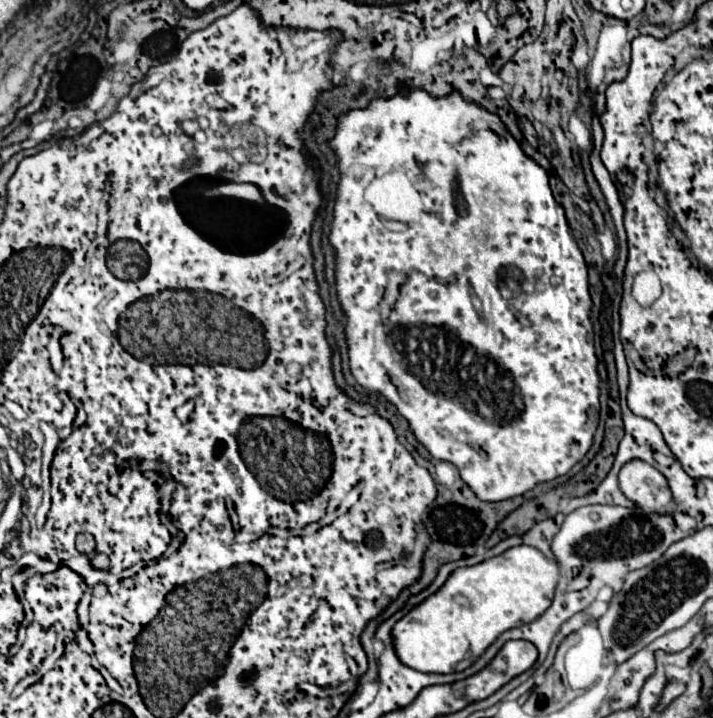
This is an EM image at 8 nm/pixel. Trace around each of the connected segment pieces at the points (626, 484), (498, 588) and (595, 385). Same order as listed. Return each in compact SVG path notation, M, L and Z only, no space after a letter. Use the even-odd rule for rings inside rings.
M641 459L627 461L619 471L619 487L627 499L647 511L665 511L671 505L667 479Z
M519 545L473 567L455 569L445 585L415 605L391 629L399 661L423 673L455 673L467 669L507 629L543 615L555 595L559 567L539 549Z
M399 83L399 91L391 97L375 97L369 101L369 105L365 109L351 109L343 115L337 117L337 131L333 135L333 139L327 141L329 147L333 149L333 153L337 155L337 169L339 169L339 183L337 183L337 195L335 195L335 205L333 205L333 221L331 221L331 233L329 233L329 243L335 249L335 289L337 289L337 301L341 305L343 315L347 317L347 325L345 325L345 339L347 339L347 351L349 351L349 371L355 377L355 381L367 389L367 391L375 391L379 395L383 395L389 403L393 403L397 407L397 411L407 419L413 435L417 437L417 441L435 457L441 461L449 461L453 463L459 473L461 479L471 487L471 491L481 499L481 501L503 501L503 499L511 499L515 495L523 495L525 491L533 489L537 483L543 481L551 481L555 477L565 475L579 459L585 457L585 453L589 451L591 443L593 443L593 435L597 429L597 421L599 421L599 373L597 373L597 357L595 357L595 347L593 347L593 325L589 321L589 311L591 311L591 297L589 297L589 283L587 283L587 265L583 259L583 253L579 249L579 245L575 243L569 225L566 219L563 207L553 199L551 187L549 187L549 175L547 171L537 165L531 157L527 157L519 145L519 141L507 131L505 123L501 121L499 115L487 111L485 107L477 105L475 101L465 99L457 89L453 89L449 95L445 97L435 97L425 89L417 89L411 87L409 83ZM505 265L515 265L523 271L523 291L519 297L515 299L503 299L497 287L497 271ZM551 279L561 279L559 285L553 285Z

